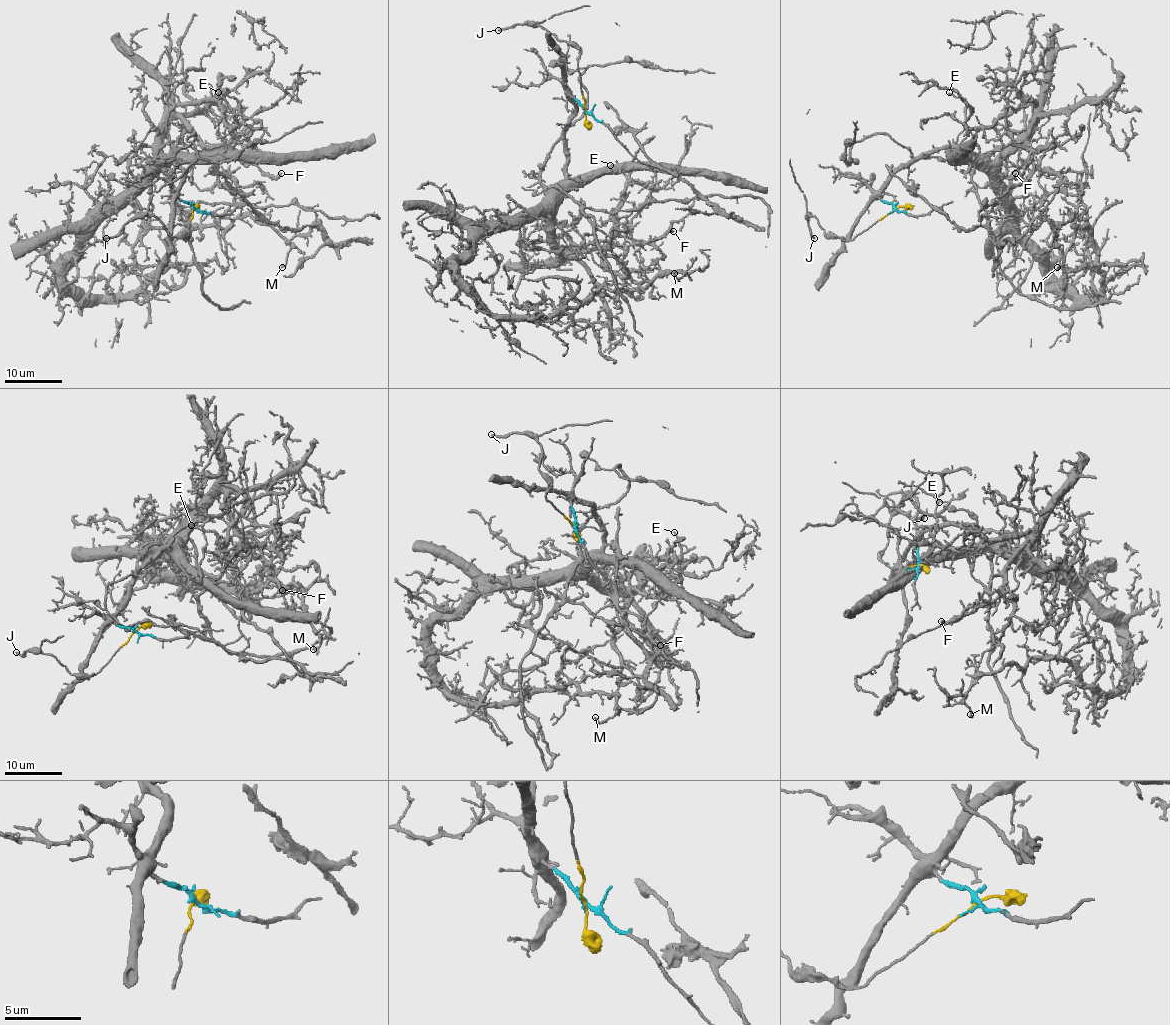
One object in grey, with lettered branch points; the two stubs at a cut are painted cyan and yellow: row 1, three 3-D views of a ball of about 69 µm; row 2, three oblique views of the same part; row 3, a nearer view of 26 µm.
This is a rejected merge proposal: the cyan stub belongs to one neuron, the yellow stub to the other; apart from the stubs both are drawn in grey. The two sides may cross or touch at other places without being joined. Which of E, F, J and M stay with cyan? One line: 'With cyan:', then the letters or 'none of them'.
With cyan: E, F, M

